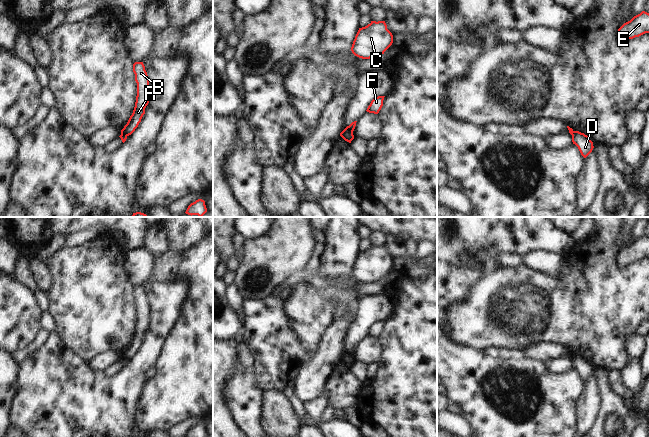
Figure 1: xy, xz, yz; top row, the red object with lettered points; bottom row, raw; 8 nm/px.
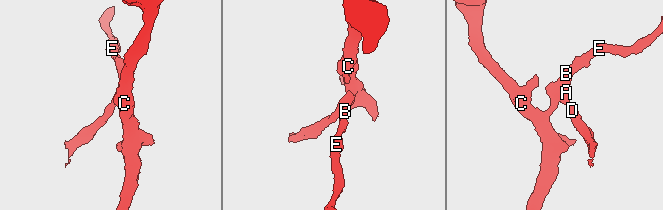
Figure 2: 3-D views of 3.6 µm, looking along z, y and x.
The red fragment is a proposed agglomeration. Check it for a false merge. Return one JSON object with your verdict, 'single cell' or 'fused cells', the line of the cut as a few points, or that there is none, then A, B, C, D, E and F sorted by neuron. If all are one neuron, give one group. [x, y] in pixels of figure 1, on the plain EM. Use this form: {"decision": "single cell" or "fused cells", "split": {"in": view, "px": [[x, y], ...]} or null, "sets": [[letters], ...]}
{"decision": "fused cells", "split": {"in": "xz", "px": [[346, 351], [352, 356]]}, "sets": [["A", "B", "C", "E", "F"], ["D"]]}

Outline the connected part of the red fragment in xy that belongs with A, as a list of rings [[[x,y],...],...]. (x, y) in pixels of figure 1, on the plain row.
[[[135,286],[133,288],[133,296],[137,307],[137,320],[133,337],[127,348],[121,354],[121,358],[126,361],[131,359],[141,346],[141,343],[145,338],[145,332],[149,327],[149,320],[151,316],[149,302],[143,286]]]

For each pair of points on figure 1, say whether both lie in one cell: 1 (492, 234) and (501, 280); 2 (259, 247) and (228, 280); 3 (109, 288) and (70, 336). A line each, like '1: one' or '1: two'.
1: two
2: two
3: one

